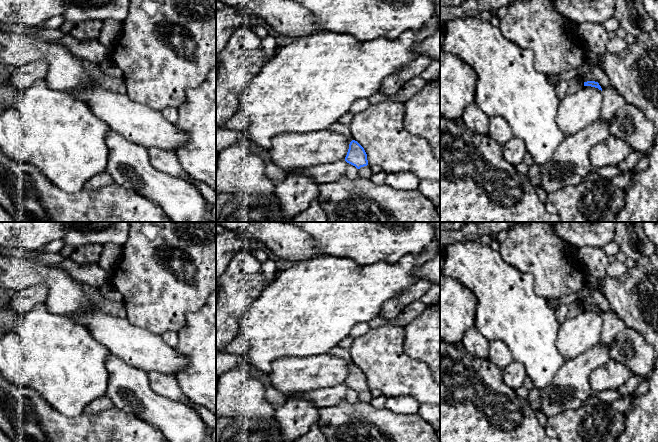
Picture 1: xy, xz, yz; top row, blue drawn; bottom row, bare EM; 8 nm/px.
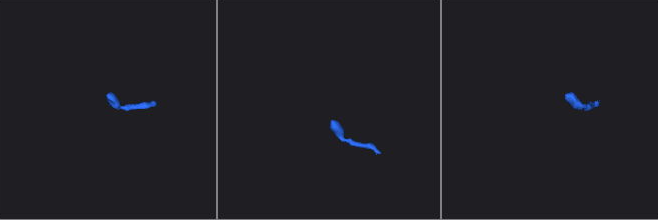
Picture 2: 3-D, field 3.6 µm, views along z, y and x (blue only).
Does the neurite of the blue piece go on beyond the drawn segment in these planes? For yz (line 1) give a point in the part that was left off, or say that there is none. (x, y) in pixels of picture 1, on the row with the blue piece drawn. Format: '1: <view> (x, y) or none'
1: none

